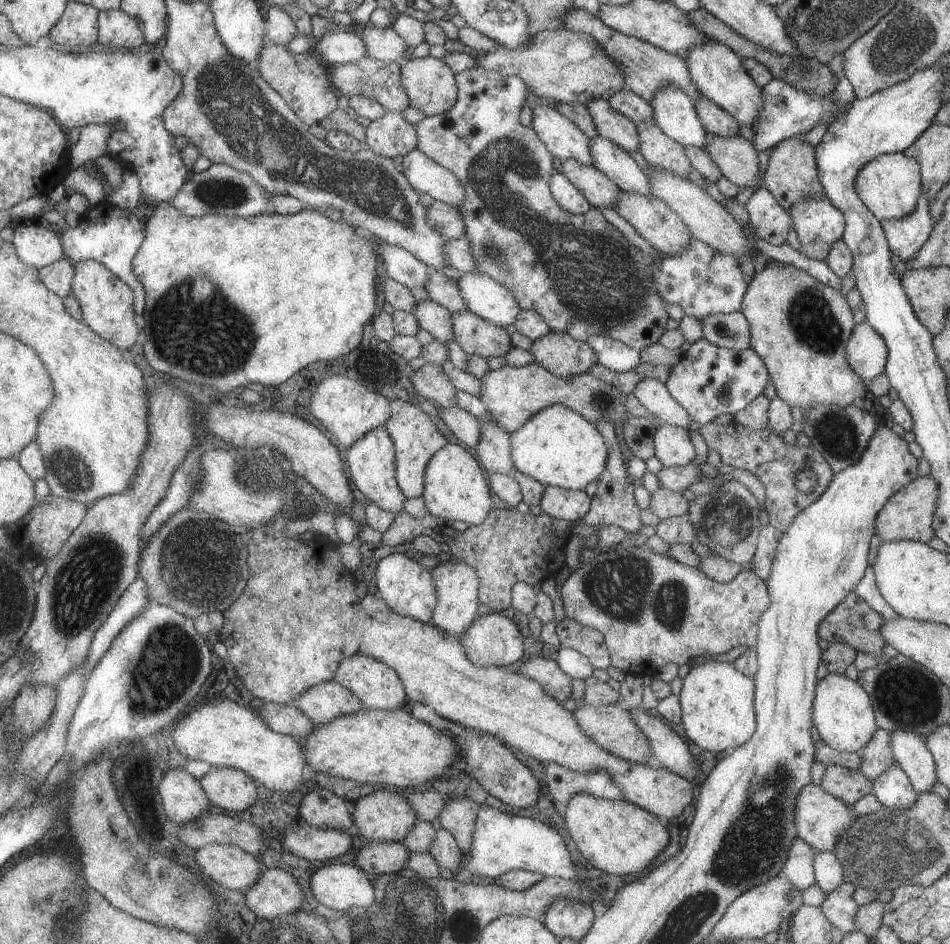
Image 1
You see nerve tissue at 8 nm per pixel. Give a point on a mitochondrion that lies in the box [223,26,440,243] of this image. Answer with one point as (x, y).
(361, 85)

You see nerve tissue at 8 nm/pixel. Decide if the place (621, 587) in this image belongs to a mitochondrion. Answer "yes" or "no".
yes

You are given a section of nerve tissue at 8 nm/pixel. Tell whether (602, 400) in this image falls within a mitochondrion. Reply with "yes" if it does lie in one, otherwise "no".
yes

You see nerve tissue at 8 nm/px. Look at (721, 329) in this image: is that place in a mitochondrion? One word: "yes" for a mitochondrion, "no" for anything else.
no

